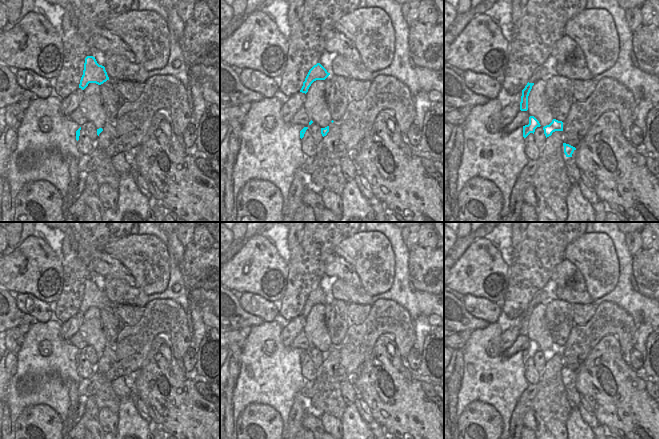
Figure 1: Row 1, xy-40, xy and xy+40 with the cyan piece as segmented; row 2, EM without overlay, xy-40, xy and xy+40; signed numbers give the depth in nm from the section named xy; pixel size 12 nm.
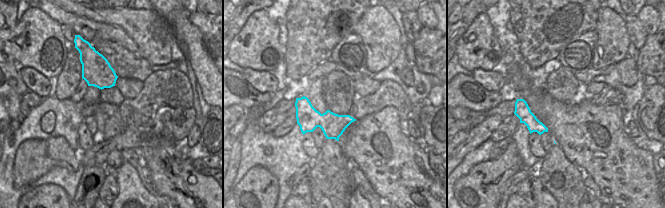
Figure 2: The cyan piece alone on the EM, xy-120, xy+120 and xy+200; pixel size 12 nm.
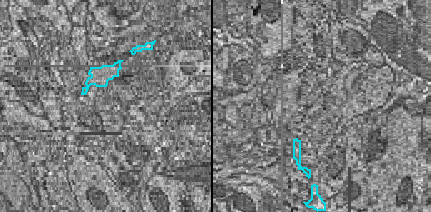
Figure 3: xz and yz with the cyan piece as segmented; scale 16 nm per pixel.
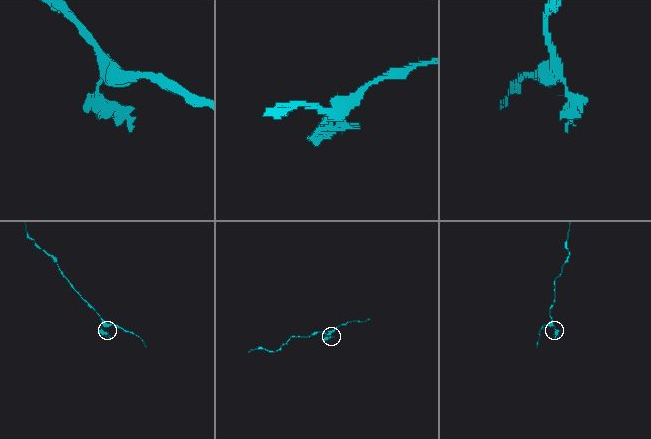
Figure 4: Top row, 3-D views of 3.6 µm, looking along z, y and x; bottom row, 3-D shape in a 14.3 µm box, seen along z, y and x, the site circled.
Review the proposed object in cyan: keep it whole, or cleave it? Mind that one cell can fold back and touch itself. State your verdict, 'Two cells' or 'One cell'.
Two cells

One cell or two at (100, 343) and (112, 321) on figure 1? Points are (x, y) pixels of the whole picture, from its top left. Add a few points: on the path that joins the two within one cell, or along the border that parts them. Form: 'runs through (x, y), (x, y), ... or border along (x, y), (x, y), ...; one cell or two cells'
border along (99, 312), (102, 331), (108, 343); two cells

